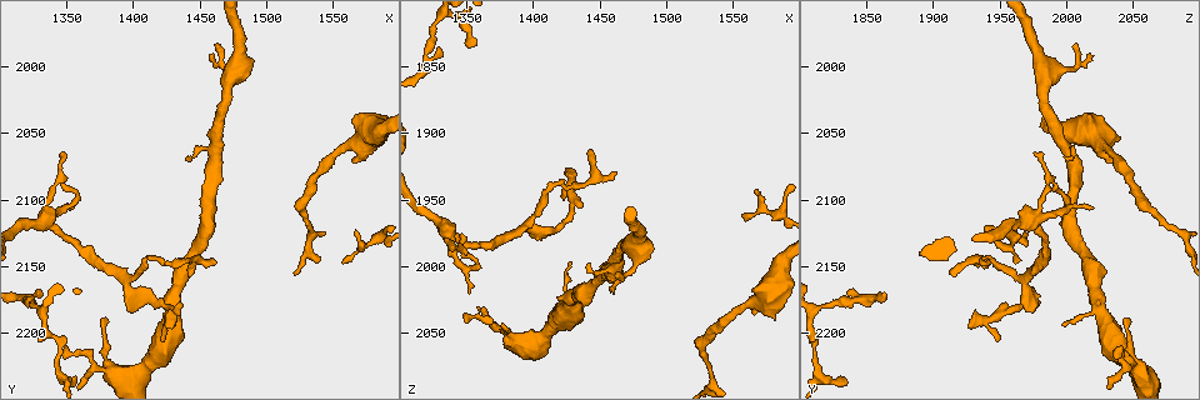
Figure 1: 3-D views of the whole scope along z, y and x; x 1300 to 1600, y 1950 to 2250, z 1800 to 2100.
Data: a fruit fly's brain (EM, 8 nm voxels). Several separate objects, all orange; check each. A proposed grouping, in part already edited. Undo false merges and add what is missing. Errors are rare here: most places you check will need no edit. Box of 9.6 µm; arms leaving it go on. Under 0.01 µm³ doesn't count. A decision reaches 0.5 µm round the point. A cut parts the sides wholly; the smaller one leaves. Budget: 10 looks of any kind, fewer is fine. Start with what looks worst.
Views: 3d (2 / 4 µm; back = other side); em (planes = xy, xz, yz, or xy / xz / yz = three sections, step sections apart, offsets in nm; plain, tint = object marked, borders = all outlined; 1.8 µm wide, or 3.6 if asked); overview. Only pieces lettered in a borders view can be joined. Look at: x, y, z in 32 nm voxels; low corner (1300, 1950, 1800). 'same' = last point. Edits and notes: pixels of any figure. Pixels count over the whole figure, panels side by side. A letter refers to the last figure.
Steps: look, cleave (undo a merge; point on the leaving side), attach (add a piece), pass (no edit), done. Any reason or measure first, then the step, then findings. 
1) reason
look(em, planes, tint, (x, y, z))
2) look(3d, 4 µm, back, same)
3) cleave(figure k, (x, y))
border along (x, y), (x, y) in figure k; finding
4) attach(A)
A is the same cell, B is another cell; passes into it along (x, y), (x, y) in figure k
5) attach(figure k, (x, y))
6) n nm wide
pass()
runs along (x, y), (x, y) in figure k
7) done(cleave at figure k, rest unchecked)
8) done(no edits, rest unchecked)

sharp bend
look(3d, 4 µm, (1572, 2134, 1958))

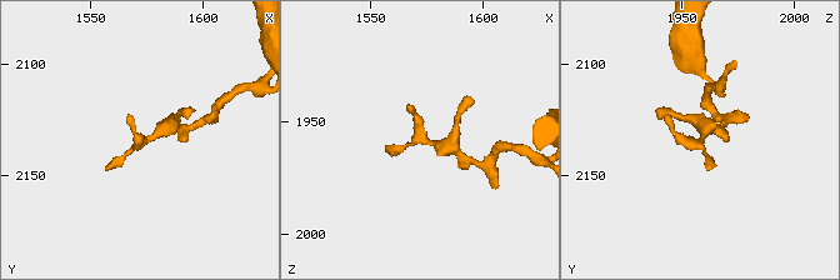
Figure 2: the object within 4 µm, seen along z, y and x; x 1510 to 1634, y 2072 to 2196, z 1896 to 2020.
now the EM
look(em, planes, plain, (1573, 2135, 1957))

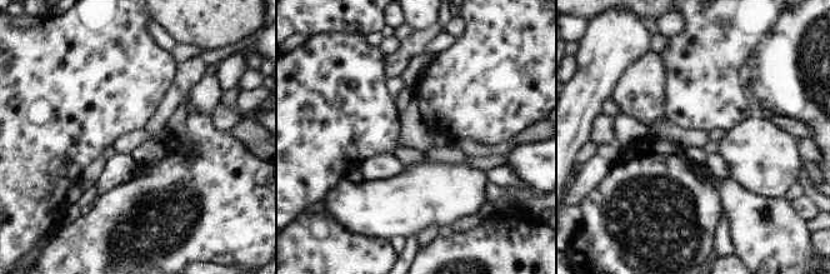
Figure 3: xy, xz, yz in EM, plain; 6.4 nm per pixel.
what lies round it
look(em, planes, borders, same)

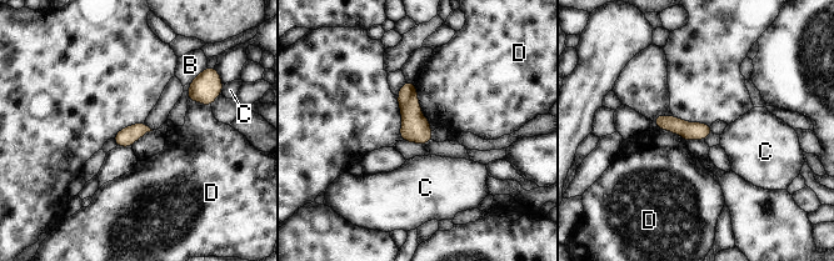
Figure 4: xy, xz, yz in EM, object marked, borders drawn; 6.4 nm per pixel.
D touches over 260 nm
pass()
B, C and D are other cells; runs along (658, 120), (685, 130), (708, 130) in figure 4; one neuron here

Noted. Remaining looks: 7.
thick turns thin
look(3d, 4 µm, (1338, 2116, 1976))

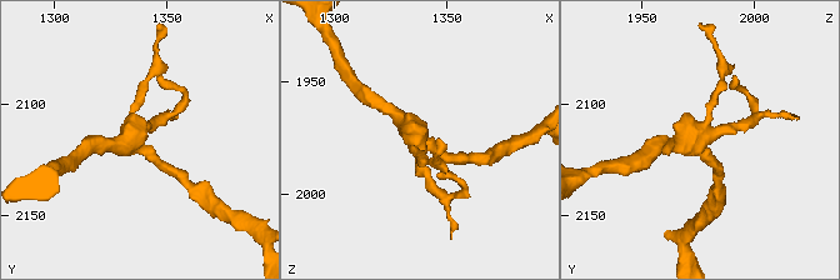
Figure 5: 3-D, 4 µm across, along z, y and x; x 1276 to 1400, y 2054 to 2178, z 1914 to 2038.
4 arms; need the tissue
look(em, 3.6 µm, planes, tint, (1338, 2118, 1978))

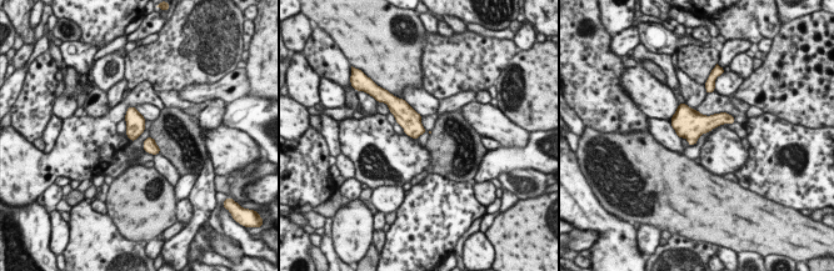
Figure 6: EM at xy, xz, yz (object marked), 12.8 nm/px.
look(em, 3.6 µm, planes, borders, same)

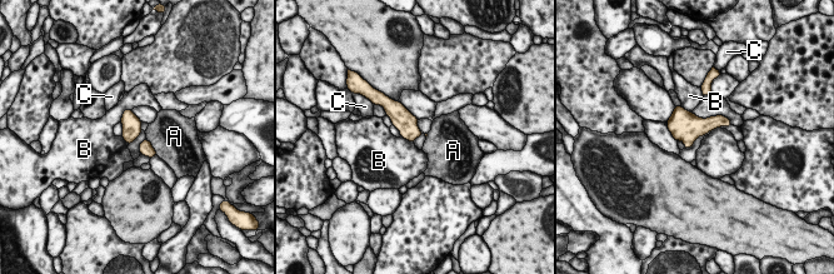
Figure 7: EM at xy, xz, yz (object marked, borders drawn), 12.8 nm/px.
A touches over 260 nm
pass()
A, B and C are other cells; all the same neuron

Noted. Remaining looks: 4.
free end
look(3d, 4 µm, (1430, 2198, 1926))

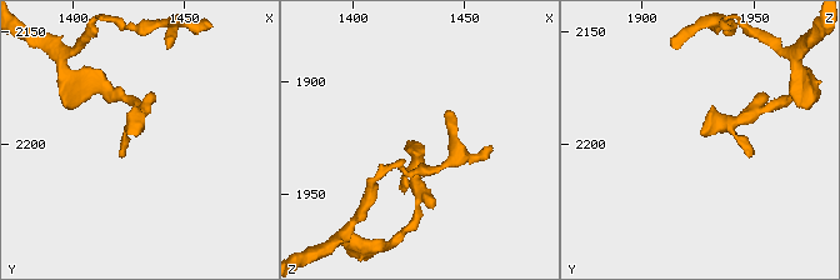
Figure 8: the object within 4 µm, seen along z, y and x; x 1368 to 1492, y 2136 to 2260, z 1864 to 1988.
now the EM
look(em, planes, borders, (1427, 2196, 1927))

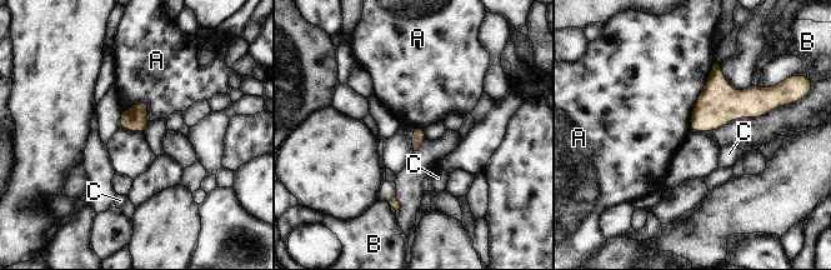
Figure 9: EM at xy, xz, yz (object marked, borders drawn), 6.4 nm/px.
A touches over 460 nm
pass()
A, B and C are other cells; border along (715, 63), (694, 106), (689, 129) in figure 9; no lettered piece goes on from it

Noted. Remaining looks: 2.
stops while still wide
look(3d, 2 µm, (1566, 2070, 2038))

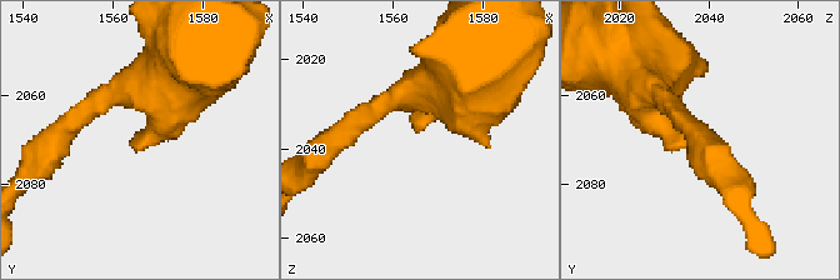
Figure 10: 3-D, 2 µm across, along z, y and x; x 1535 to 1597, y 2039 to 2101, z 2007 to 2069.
now the EM
look(em, planes, borders, (1565, 2070, 2036))

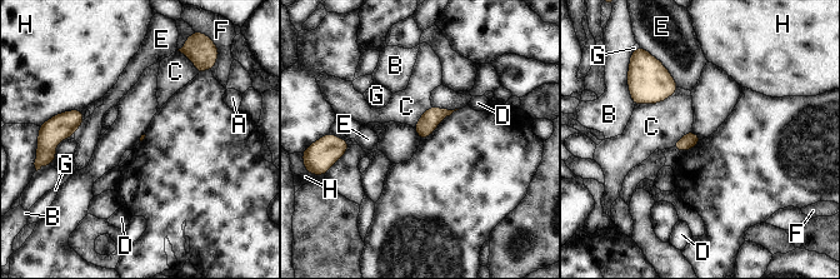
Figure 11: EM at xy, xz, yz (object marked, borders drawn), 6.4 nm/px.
pass()
A, B, C, D, E, F, G and H are other cells; border along (678, 88), (664, 100), (635, 106) in figure 11; none of them fits

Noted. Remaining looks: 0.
done(no edits, rest unchecked)

